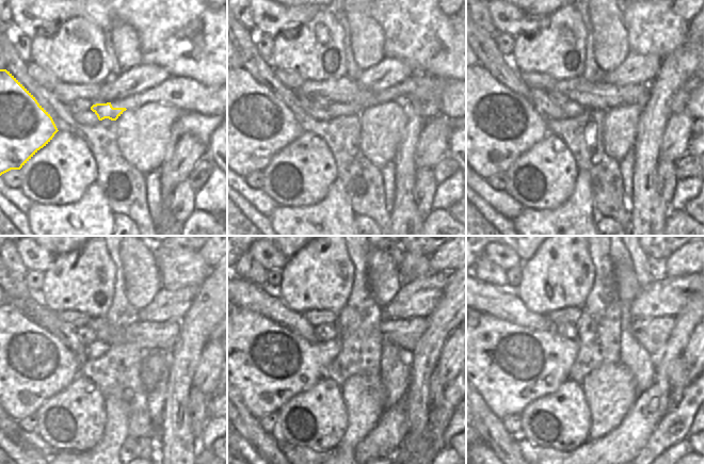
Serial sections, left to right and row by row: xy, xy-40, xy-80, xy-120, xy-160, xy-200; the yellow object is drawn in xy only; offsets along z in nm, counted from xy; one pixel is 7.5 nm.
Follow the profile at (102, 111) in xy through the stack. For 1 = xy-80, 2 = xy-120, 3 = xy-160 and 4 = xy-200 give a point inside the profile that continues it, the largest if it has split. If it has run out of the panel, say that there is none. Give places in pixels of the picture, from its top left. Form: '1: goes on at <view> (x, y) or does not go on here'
1: goes on at xy-80 (571, 110)
2: goes on at xy-120 (22, 365)
3: goes on at xy-160 (268, 364)
4: goes on at xy-200 (510, 366)

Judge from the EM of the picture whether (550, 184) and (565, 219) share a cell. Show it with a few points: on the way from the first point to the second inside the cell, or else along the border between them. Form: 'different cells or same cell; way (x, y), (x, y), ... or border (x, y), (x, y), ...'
different cells; border (574, 184), (572, 193), (560, 205), (535, 210)

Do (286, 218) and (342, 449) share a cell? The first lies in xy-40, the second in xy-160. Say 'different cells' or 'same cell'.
same cell

